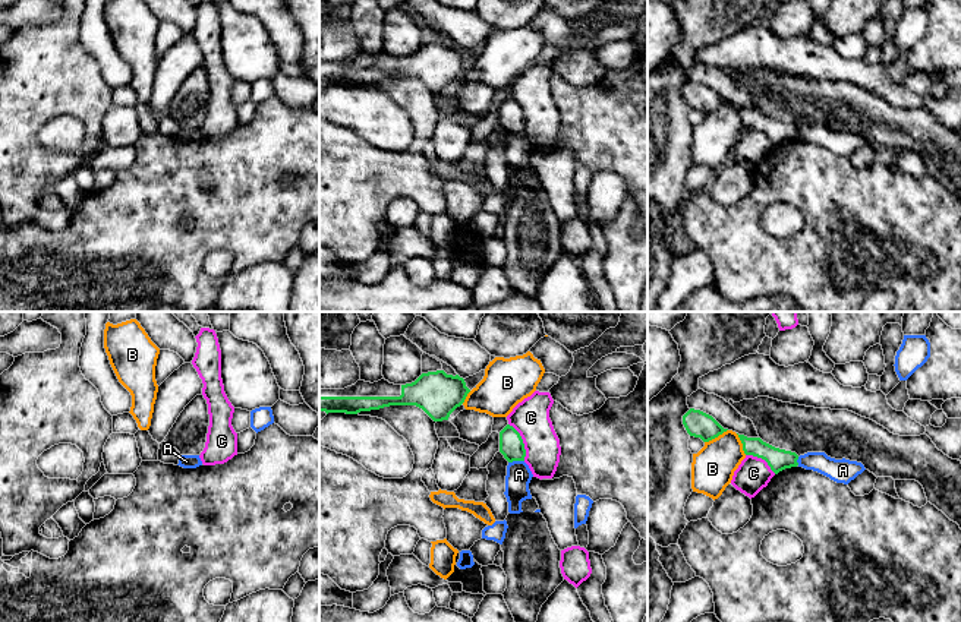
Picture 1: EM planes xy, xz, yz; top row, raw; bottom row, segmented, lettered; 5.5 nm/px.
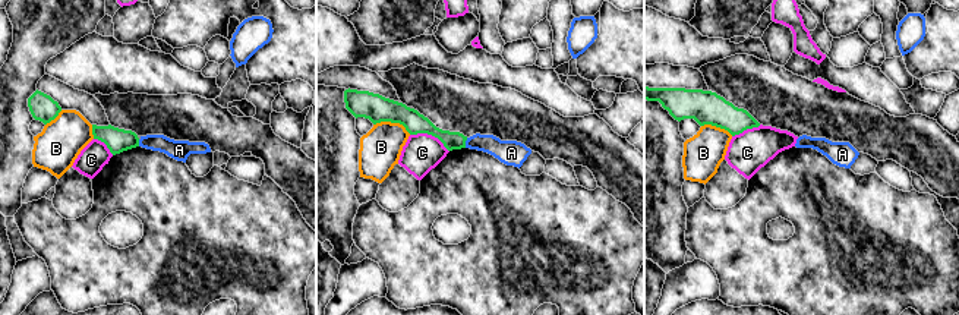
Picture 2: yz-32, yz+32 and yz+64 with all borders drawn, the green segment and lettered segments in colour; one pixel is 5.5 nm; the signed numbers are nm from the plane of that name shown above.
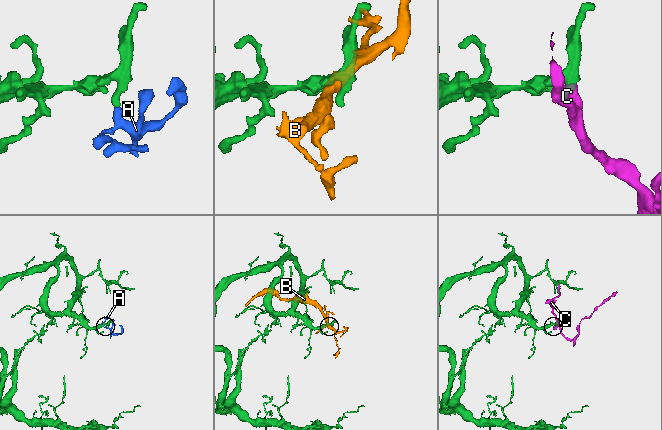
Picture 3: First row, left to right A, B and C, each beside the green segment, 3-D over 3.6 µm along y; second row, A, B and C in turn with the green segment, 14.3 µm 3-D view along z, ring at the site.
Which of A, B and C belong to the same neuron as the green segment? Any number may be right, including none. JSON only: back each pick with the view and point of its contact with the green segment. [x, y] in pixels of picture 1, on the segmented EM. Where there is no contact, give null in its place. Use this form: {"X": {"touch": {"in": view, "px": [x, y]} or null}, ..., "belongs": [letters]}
{"belongs": []}

